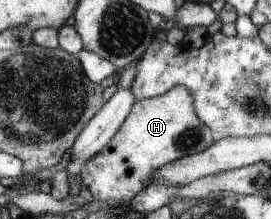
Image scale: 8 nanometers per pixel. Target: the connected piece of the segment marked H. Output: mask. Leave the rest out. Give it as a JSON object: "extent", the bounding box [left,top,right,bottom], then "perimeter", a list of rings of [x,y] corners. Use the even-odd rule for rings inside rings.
{"extent":[80,85,215,203],"perimeter":[[[183,85],[174,86],[165,94],[145,100],[136,100],[132,104],[128,117],[121,123],[114,137],[84,164],[80,177],[96,201],[116,199],[116,201],[130,203],[139,191],[153,183],[153,175],[160,167],[184,156],[207,150],[215,141],[213,131],[200,119],[196,111],[192,91]]]}

